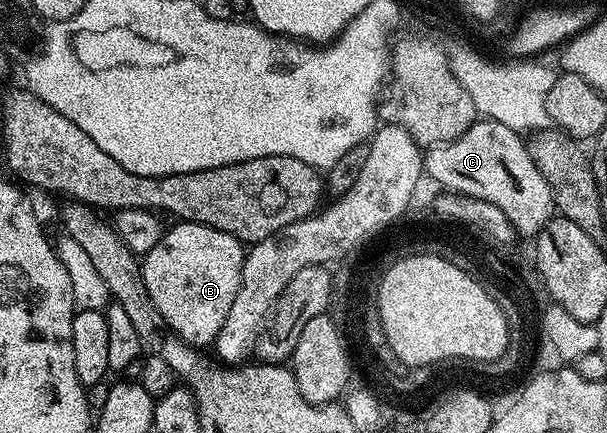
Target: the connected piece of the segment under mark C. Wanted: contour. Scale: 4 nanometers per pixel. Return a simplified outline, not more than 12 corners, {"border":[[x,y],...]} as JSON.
{"border":[[478,119],[423,156],[434,185],[499,206],[518,237],[553,219],[522,133]]}

